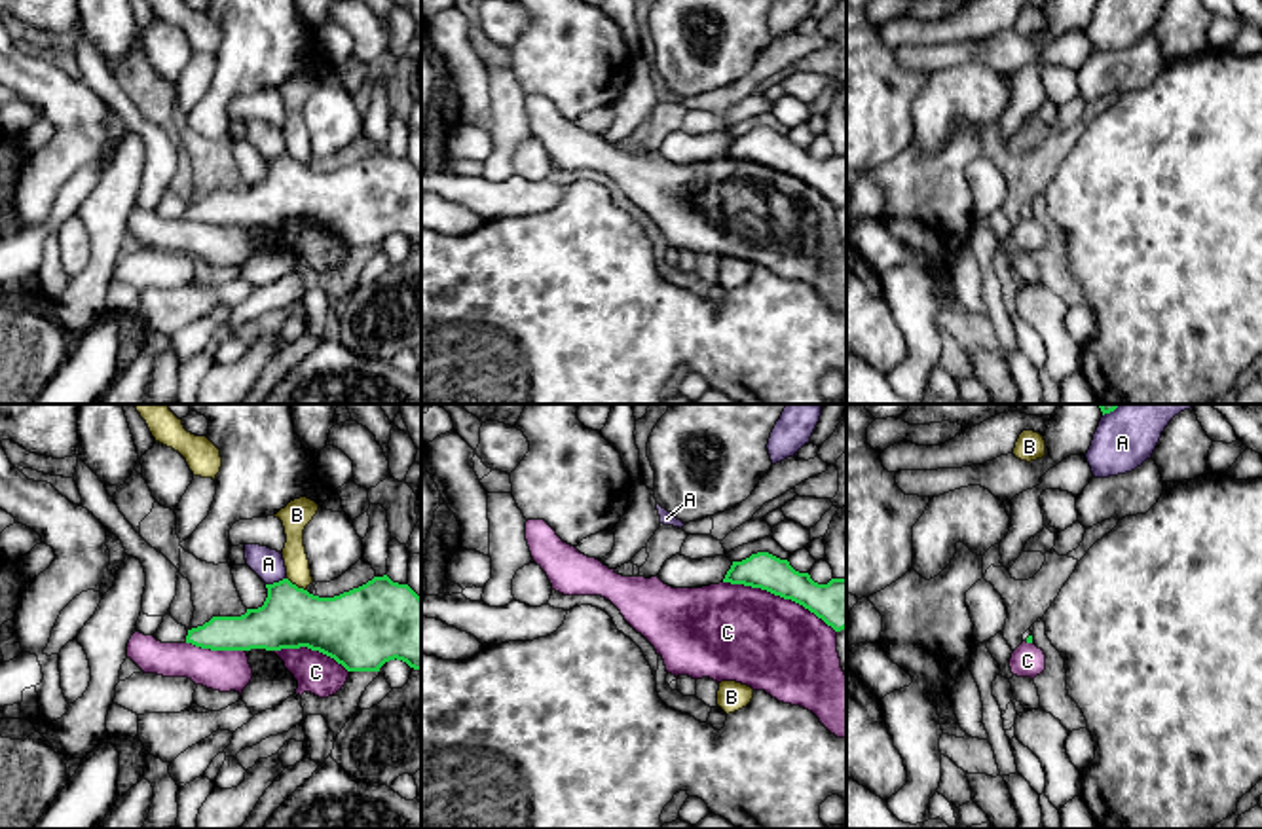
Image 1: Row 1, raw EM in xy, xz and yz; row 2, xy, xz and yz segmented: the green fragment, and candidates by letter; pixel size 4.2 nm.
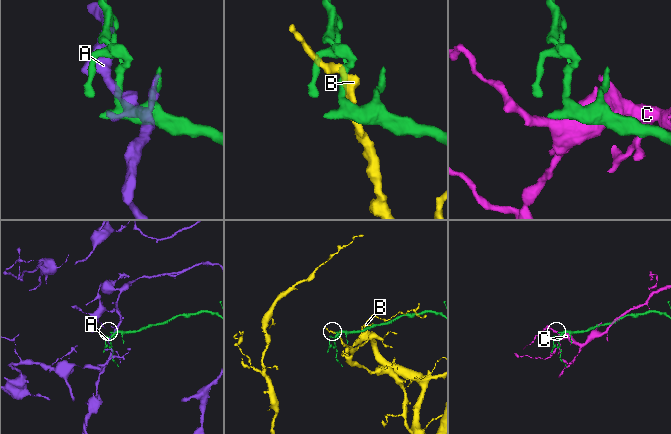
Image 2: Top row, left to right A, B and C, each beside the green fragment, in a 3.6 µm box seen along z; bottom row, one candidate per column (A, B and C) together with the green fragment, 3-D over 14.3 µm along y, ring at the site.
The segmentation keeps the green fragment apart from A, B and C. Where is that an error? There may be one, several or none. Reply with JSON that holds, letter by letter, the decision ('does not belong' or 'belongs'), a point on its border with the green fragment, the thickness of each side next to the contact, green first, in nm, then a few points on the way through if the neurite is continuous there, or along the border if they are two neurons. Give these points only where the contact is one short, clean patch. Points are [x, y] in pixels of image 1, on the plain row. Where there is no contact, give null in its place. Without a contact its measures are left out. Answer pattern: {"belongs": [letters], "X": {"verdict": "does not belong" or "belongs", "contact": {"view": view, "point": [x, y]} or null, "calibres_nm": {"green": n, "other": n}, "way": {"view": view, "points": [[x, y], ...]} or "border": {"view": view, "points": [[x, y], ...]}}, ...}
{"belongs": [], "A": {"verdict": "does not belong", "contact": {"view": "xy", "point": [276, 158]}, "calibres_nm": {"green": 260, "other": 130}}, "B": {"verdict": "does not belong", "contact": {"view": "xy", "point": [295, 160]}, "calibres_nm": {"green": 260, "other": 100}}, "C": {"verdict": "does not belong", "contact": {"view": "xz", "point": [780, 171]}, "calibres_nm": {"green": 200, "other": 400}}}

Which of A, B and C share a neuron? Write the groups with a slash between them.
A / B / C

